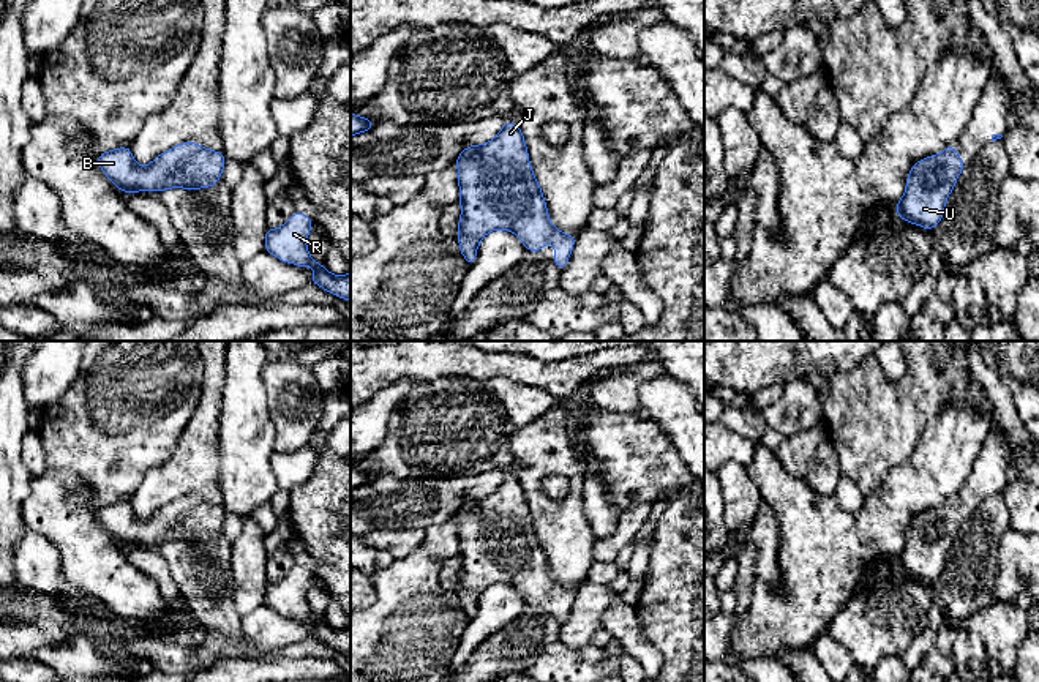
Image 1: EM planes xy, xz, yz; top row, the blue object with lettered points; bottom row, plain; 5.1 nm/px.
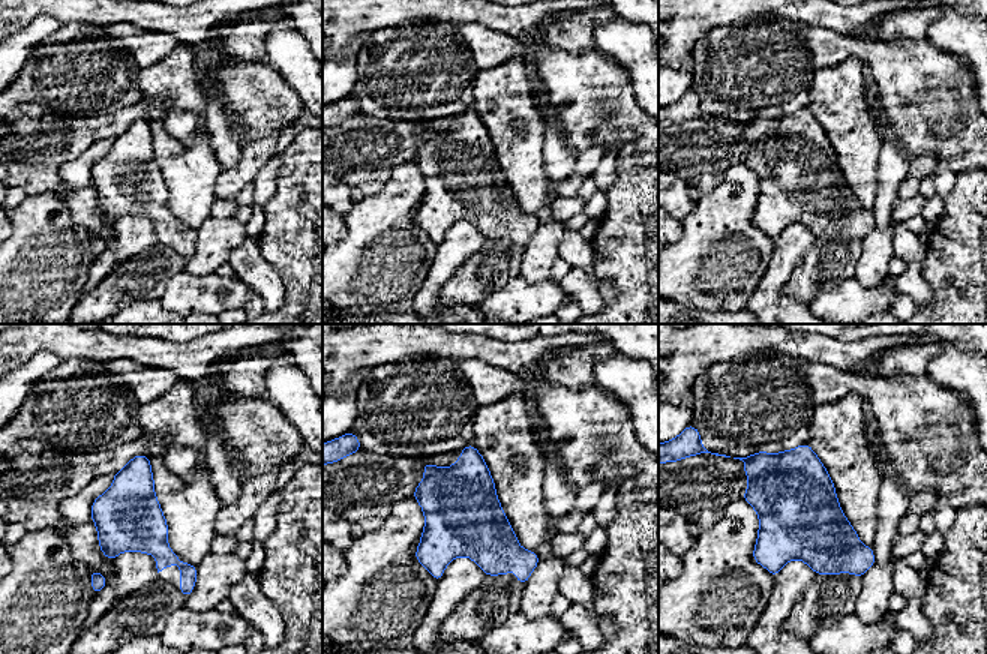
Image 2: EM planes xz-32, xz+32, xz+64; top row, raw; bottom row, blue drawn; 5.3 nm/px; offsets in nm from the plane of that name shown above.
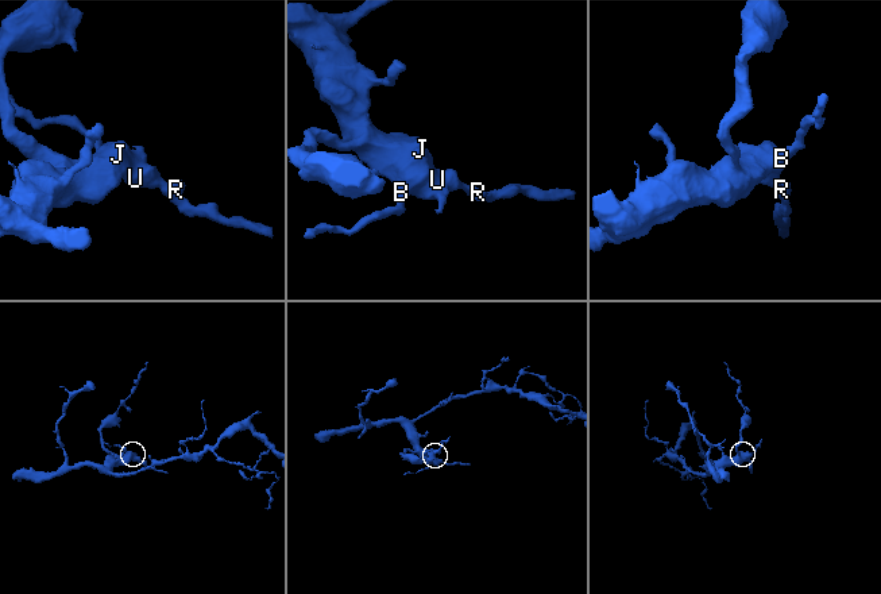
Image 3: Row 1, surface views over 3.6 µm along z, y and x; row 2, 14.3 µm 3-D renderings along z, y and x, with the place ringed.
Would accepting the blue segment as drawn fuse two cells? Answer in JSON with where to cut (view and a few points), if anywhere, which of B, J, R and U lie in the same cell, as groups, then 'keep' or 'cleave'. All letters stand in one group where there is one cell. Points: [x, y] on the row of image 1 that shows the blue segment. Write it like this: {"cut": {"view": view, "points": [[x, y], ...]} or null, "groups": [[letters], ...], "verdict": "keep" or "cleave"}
{"cut": null, "groups": [["B", "J", "R", "U"]], "verdict": "keep"}

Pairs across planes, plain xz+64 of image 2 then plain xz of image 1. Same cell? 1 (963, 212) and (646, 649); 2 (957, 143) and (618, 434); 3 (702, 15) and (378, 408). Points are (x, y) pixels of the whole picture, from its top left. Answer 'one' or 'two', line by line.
1: two
2: one
3: two

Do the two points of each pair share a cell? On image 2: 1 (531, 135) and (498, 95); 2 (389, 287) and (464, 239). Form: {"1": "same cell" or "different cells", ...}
{"1": "same cell", "2": "different cells"}

